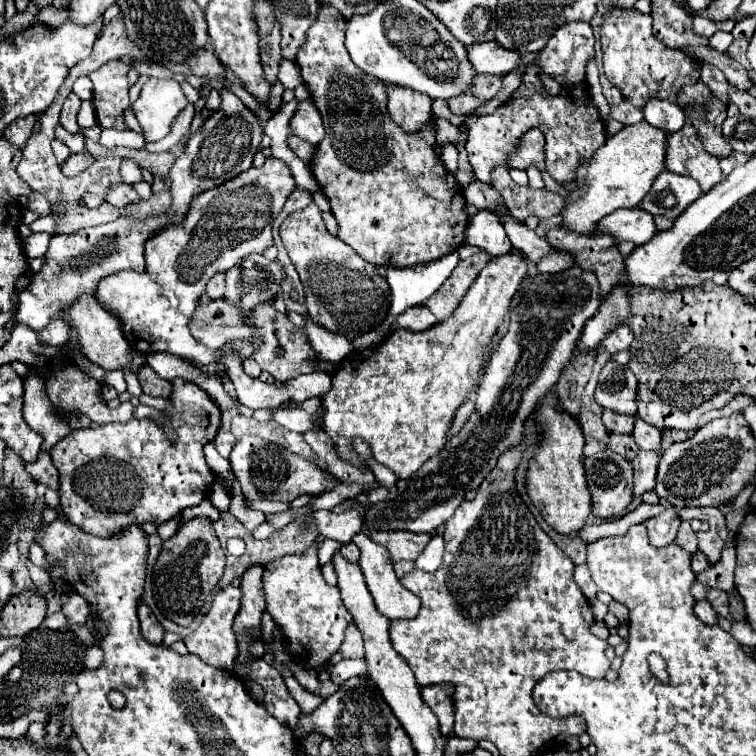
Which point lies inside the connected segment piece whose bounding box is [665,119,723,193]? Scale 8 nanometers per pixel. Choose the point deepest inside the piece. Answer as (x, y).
(685, 155)

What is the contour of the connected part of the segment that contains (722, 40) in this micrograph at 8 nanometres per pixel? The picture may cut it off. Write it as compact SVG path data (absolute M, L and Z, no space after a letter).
M717 31L713 37L709 37L709 45L717 51L725 51L729 45L733 43L733 35L731 33L723 33L723 31Z

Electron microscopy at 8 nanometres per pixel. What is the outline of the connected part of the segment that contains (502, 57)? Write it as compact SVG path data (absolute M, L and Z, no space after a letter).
M495 41L473 43L467 47L467 57L475 73L509 73L521 55L517 51L501 49Z

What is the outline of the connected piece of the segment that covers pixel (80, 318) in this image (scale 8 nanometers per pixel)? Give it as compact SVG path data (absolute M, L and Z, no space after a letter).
M83 295L69 309L69 317L71 317L71 327L77 331L77 339L81 343L81 353L85 353L85 357L89 361L93 361L95 365L99 365L107 371L113 371L113 369L129 371L131 349L129 349L129 343L125 341L123 331L121 331L121 321L115 315L105 311L91 295Z

